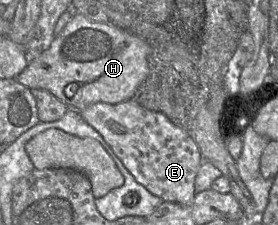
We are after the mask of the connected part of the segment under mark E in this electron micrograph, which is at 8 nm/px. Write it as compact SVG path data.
M134 100L118 104L96 103L79 112L81 117L103 137L135 180L149 192L164 202L181 205L193 203L196 194L195 178L204 158L189 131L175 125L164 114L147 110Z

